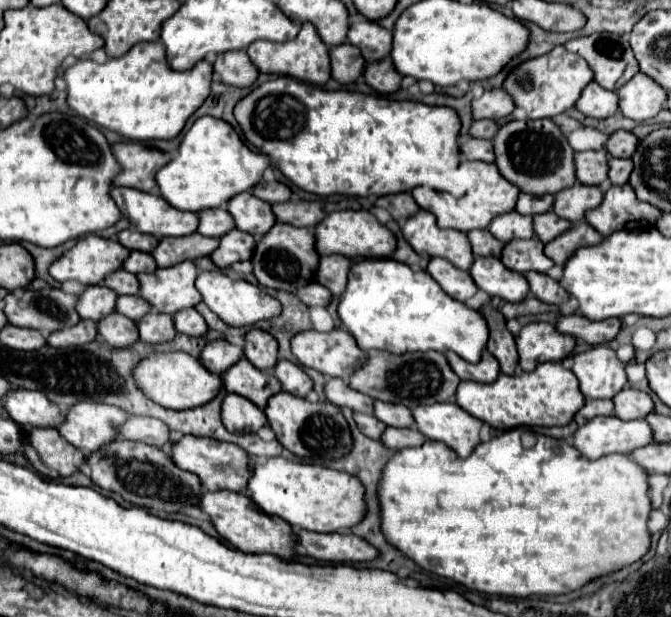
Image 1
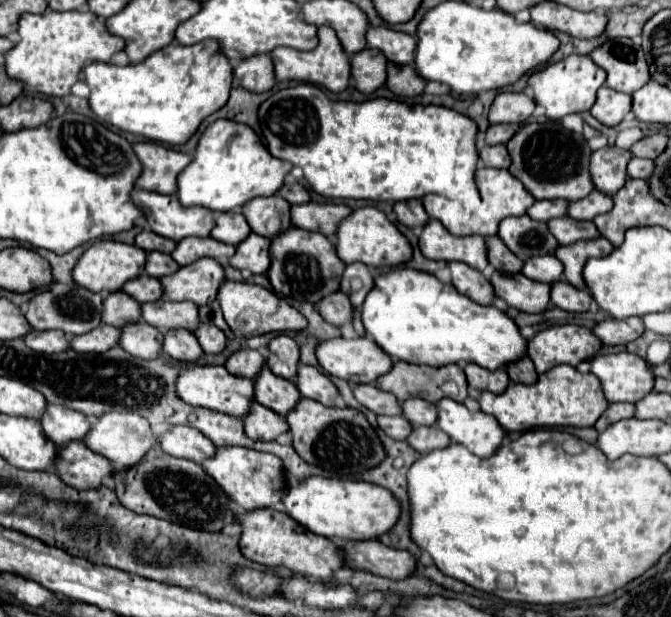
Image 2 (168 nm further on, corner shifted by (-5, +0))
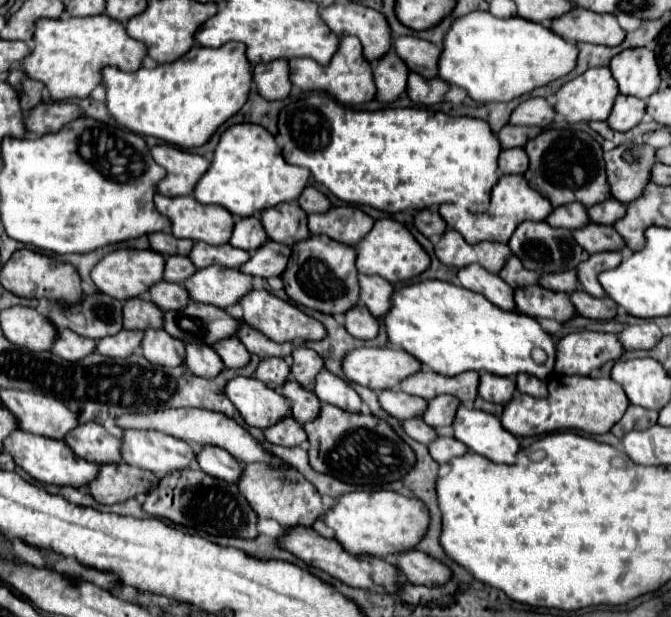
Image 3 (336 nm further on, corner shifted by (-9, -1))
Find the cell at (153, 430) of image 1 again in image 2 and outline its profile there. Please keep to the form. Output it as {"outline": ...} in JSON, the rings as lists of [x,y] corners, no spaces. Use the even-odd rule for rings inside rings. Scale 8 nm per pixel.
{"outline":[[[176,425],[170,433],[158,439],[162,451],[172,457],[184,457],[184,459],[192,459],[194,463],[204,463],[206,459],[216,455],[216,445],[194,427]]]}

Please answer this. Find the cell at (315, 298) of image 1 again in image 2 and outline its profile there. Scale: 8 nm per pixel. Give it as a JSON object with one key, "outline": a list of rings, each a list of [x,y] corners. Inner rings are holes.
{"outline":[[[342,291],[324,297],[318,303],[318,311],[328,323],[332,323],[336,327],[352,323],[352,317],[354,317],[354,307],[352,307],[348,295],[344,295]]]}

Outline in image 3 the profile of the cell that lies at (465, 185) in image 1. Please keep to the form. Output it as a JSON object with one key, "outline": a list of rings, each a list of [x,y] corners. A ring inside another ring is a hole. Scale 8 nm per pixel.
{"outline":[[[510,174],[510,176],[500,176],[496,186],[492,188],[492,202],[490,202],[488,210],[472,212],[460,204],[444,202],[438,208],[438,212],[450,228],[460,232],[464,236],[464,240],[468,240],[468,244],[476,244],[480,240],[508,242],[512,232],[516,230],[516,224],[520,224],[524,220],[544,220],[548,216],[548,212],[552,212],[552,206],[548,204],[548,200],[544,200],[544,196],[540,196],[538,192],[532,192],[532,188],[528,188],[528,182],[524,180],[524,176]]]}

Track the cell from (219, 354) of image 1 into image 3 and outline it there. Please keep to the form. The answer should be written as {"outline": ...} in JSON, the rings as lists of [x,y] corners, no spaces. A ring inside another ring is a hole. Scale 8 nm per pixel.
{"outline":[[[262,358],[254,372],[254,376],[272,390],[278,390],[280,384],[288,380],[288,374],[290,366],[284,362],[284,358]]]}

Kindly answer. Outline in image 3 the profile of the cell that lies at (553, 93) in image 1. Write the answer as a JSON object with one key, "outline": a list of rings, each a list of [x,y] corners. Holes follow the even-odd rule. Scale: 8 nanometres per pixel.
{"outline":[[[596,66],[596,68],[588,68],[582,76],[572,78],[558,88],[554,110],[556,110],[556,114],[564,116],[564,120],[570,124],[590,122],[590,120],[606,120],[610,110],[612,110],[616,96],[618,96],[618,84],[612,76],[610,68]]]}

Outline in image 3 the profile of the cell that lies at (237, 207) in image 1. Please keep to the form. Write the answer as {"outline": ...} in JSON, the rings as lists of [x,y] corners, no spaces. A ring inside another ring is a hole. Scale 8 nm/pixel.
{"outline":[[[282,202],[278,206],[272,206],[260,212],[260,218],[268,238],[280,244],[292,246],[296,244],[296,240],[310,236],[306,226],[306,212],[296,202]]]}

